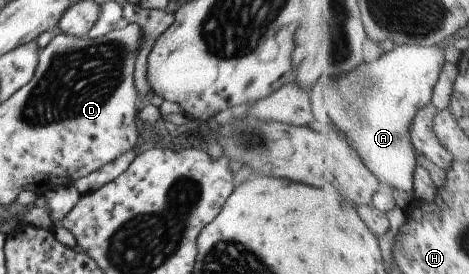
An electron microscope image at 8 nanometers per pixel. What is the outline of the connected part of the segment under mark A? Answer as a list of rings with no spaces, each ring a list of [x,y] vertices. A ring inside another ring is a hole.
[[[400,45],[350,75],[332,82],[321,79],[310,93],[316,125],[337,129],[382,183],[415,196],[419,162],[411,127],[419,111],[434,103],[435,88],[448,61],[445,51],[444,45]]]

